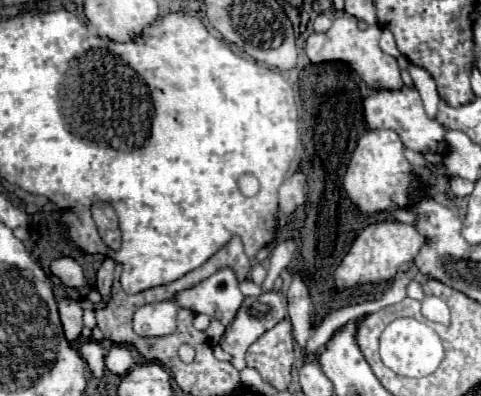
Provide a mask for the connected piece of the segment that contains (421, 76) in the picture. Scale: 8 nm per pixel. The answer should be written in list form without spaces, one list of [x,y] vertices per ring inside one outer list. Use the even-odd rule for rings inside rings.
[[[408,63],[408,73],[410,73],[410,77],[412,77],[412,81],[414,81],[414,85],[416,85],[422,101],[424,101],[426,113],[430,117],[434,117],[436,109],[438,109],[438,99],[440,99],[434,77],[424,67],[418,67],[414,63]]]

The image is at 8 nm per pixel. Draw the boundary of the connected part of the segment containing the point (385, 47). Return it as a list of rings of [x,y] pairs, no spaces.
[[[382,29],[382,39],[380,39],[380,49],[382,49],[384,53],[392,55],[392,57],[400,57],[400,55],[402,55],[402,53],[398,51],[398,47],[396,47],[396,41],[394,41],[392,33],[390,33],[388,29]]]

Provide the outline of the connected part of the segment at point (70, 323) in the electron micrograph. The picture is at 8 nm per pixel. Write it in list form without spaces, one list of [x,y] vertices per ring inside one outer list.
[[[62,299],[58,302],[58,312],[62,325],[64,325],[64,335],[68,341],[74,341],[80,331],[82,331],[82,307],[78,301],[72,299]]]

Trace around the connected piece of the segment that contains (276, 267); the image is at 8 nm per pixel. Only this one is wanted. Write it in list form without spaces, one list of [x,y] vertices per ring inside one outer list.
[[[282,241],[282,243],[278,243],[278,245],[274,247],[274,251],[272,251],[272,255],[270,255],[268,275],[266,275],[264,283],[262,283],[262,289],[264,289],[264,291],[272,291],[272,289],[274,289],[274,281],[278,279],[280,271],[290,263],[294,249],[296,249],[296,243],[294,243],[294,241]]]

